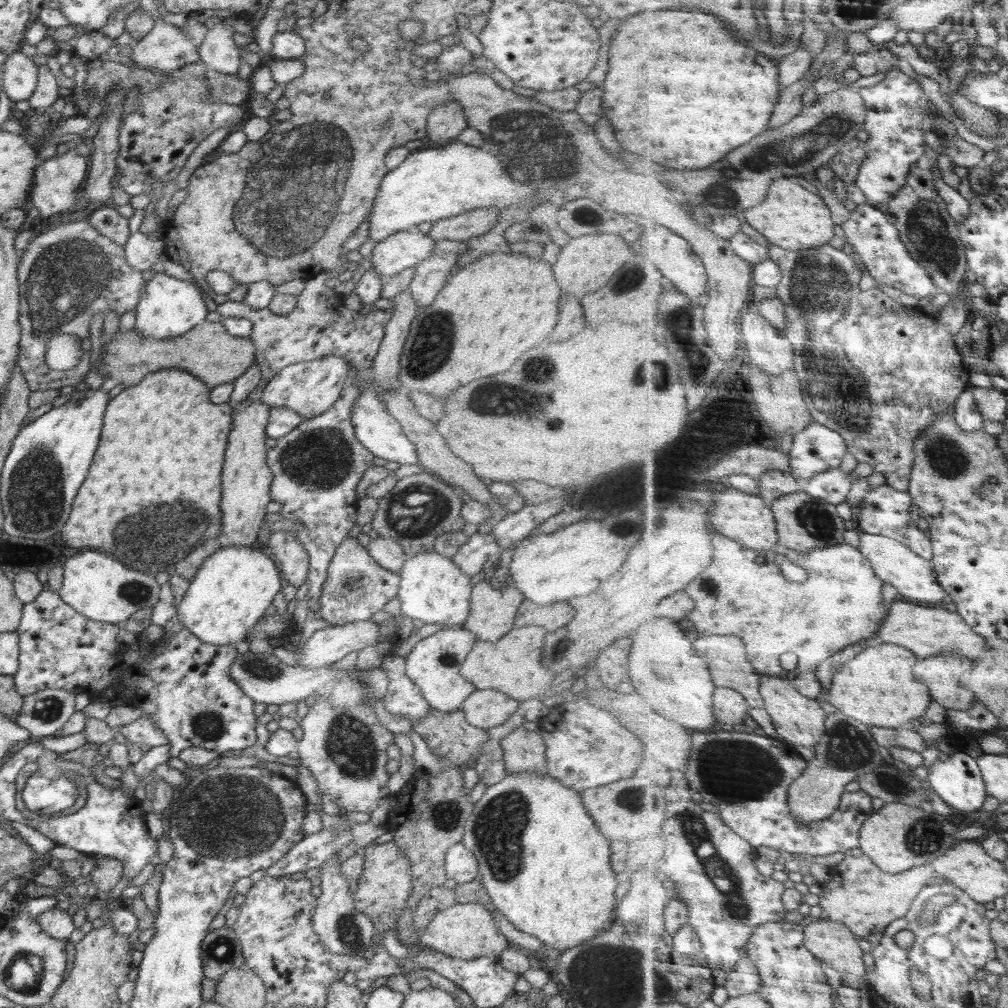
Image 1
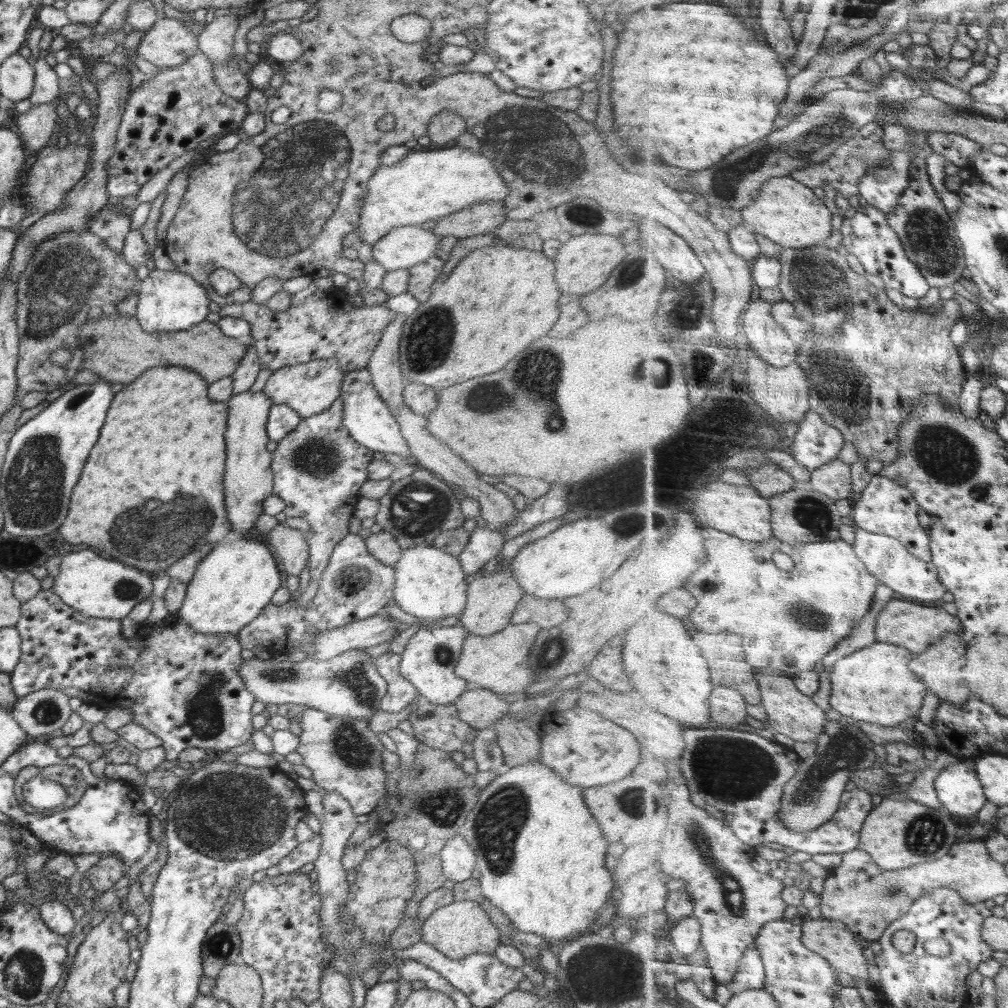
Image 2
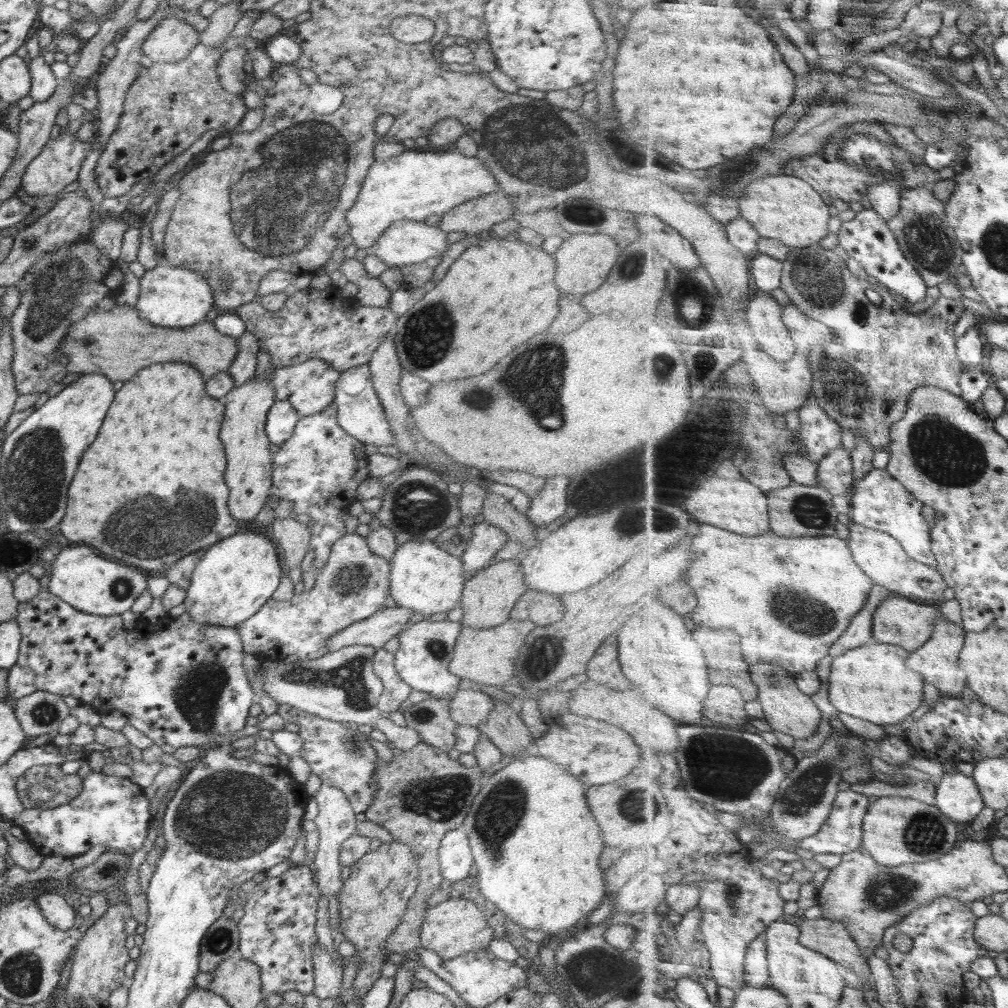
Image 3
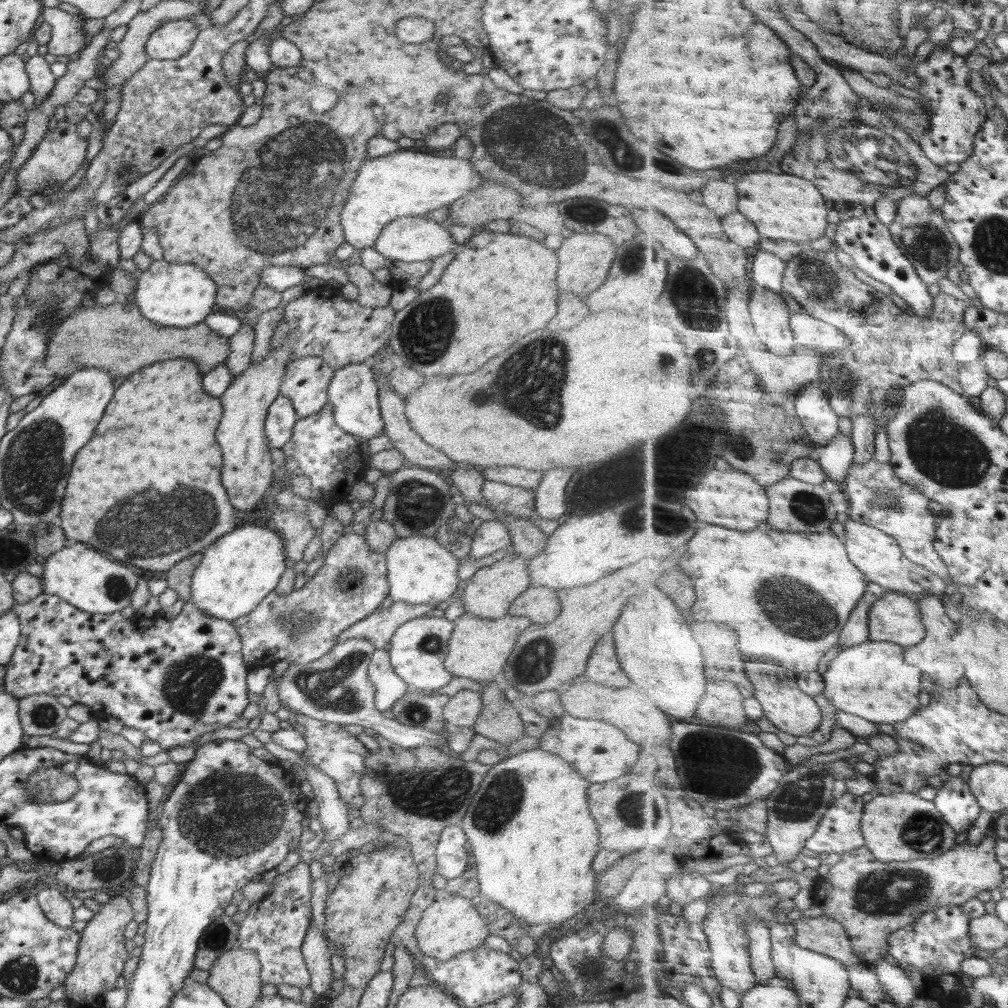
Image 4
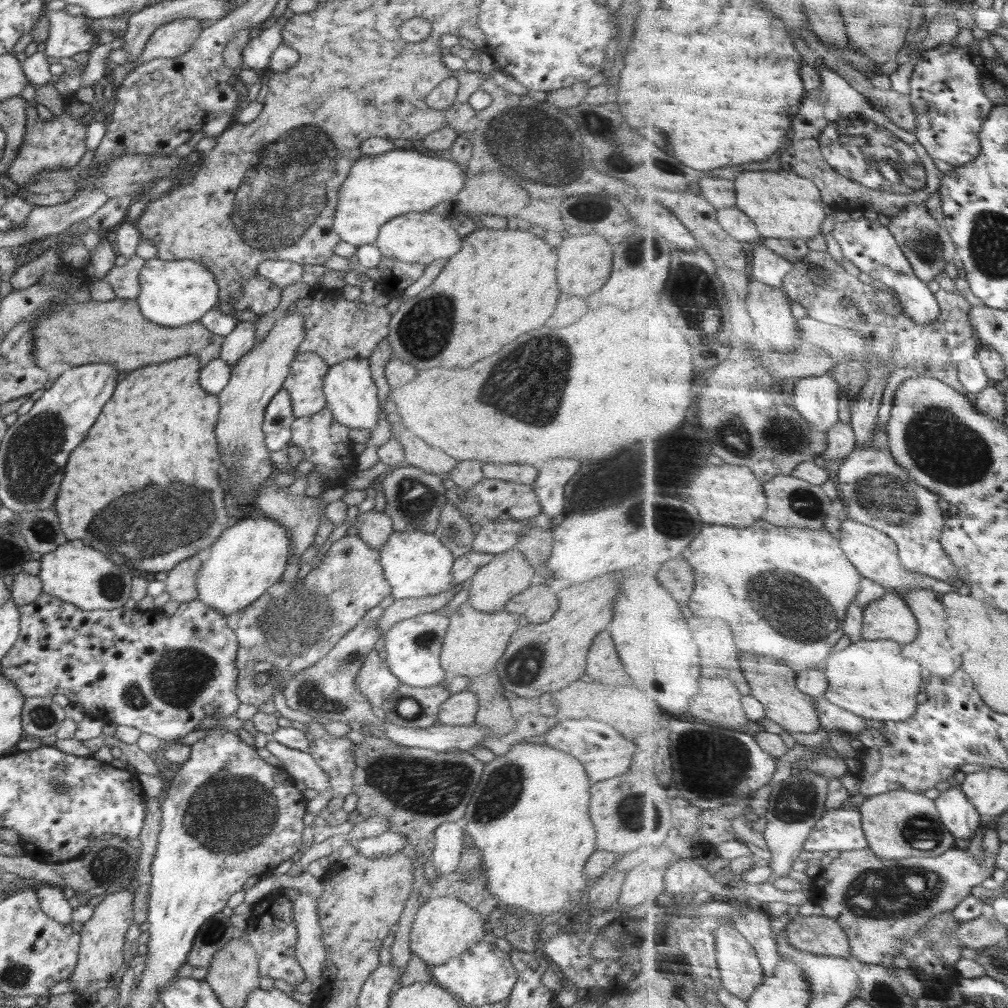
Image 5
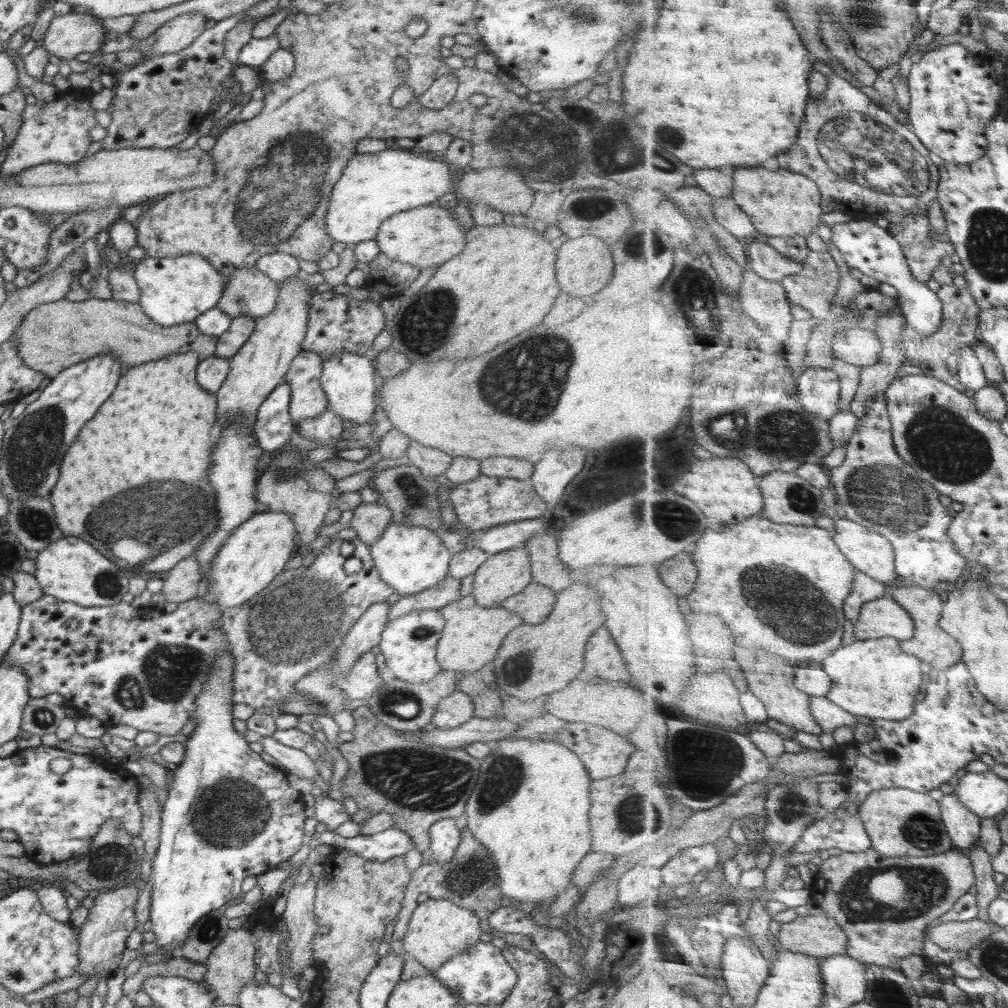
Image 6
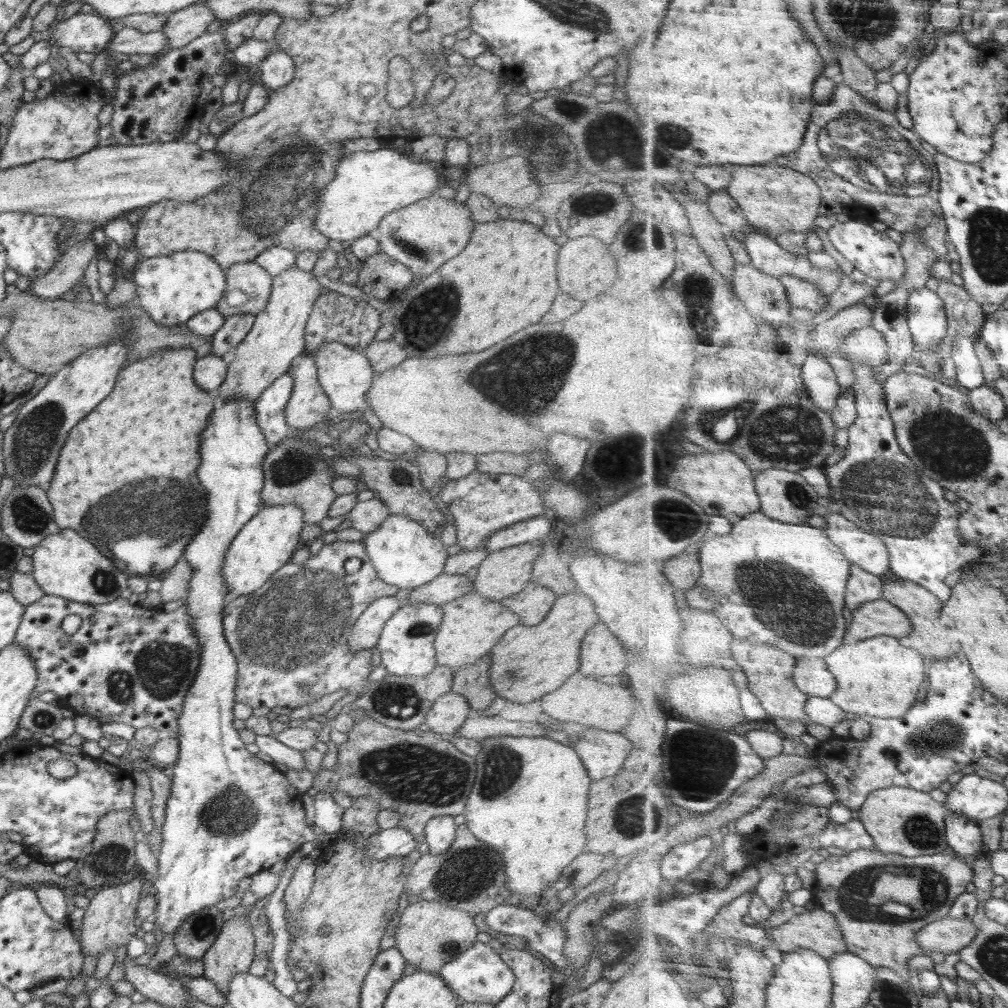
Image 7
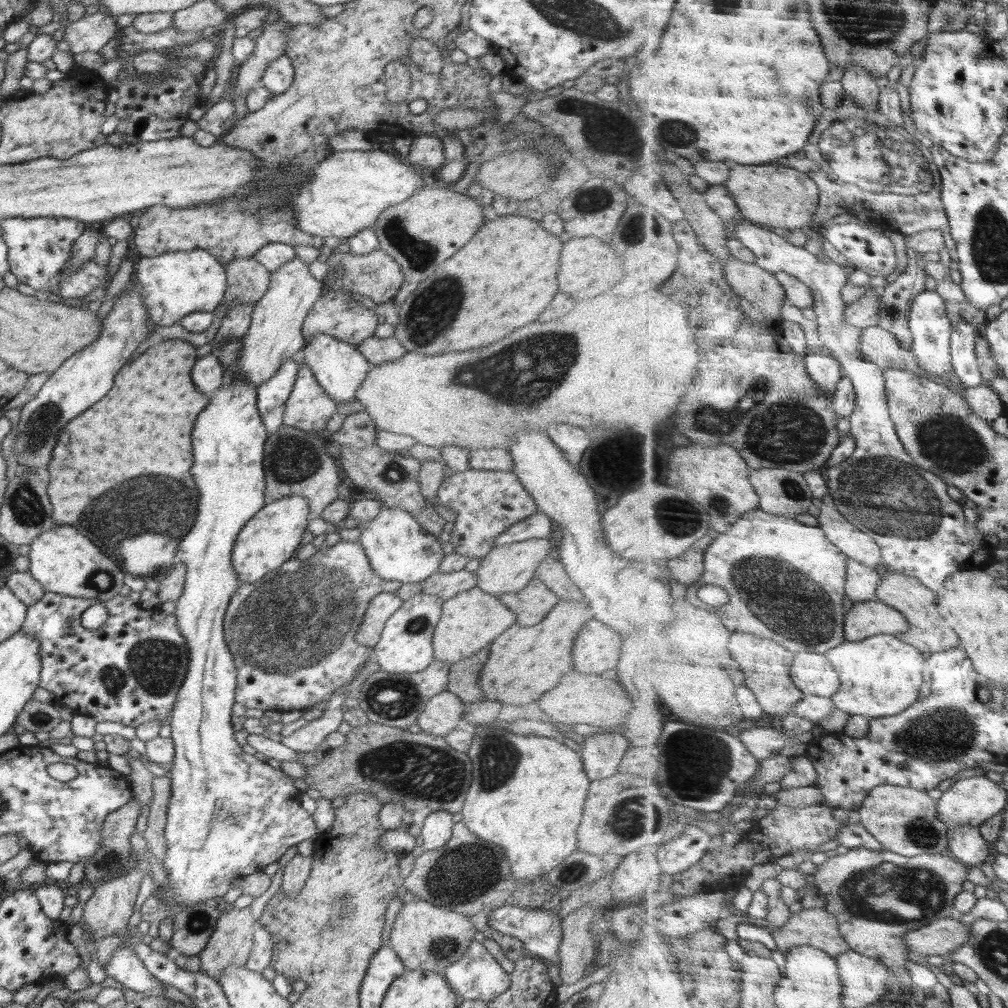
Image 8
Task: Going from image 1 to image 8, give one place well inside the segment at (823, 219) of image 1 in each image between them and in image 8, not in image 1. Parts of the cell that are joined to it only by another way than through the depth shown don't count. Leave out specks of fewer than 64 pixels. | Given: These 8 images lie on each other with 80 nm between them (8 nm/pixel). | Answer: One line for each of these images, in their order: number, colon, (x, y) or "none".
2: (787, 211)
3: (788, 208)
4: (784, 206)
5: (783, 204)
6: (781, 202)
7: (778, 199)
8: (783, 199)

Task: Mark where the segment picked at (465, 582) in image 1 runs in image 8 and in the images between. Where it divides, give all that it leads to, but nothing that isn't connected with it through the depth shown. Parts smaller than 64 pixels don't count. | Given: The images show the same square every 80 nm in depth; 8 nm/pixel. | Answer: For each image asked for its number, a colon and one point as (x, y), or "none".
2: (429, 583)
3: (427, 580)
4: (419, 571)
5: (416, 564)
6: (410, 558)
7: (404, 554)
8: (399, 549)

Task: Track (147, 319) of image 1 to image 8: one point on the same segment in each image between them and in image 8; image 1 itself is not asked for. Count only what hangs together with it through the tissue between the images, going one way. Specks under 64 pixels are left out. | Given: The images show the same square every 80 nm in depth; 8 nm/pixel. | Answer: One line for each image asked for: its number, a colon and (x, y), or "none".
2: (169, 301)
3: (171, 297)
4: (173, 295)
5: (173, 293)
6: (175, 290)
7: (171, 289)
8: (172, 285)

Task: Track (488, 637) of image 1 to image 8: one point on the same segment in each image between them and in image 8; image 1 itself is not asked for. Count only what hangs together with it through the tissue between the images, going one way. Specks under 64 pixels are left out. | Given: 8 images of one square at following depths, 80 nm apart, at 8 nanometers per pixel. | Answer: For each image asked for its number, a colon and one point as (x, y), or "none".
2: (492, 596)
3: (488, 596)
4: (487, 595)
5: (507, 574)
6: (507, 573)
7: (505, 572)
8: (508, 568)

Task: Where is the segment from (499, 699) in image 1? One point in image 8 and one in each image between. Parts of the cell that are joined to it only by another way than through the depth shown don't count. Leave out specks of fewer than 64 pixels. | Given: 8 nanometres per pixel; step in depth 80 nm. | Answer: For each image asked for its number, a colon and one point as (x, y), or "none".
2: (479, 707)
3: (469, 707)
4: (462, 709)
5: (460, 708)
6: (454, 710)
7: (449, 711)
8: (441, 713)

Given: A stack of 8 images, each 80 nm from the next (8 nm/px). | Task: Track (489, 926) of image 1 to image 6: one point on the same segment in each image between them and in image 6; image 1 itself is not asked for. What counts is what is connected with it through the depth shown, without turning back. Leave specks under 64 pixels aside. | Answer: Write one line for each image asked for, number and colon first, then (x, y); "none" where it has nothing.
2: (461, 928)
3: (457, 926)
4: (449, 926)
5: (443, 928)
6: (438, 930)

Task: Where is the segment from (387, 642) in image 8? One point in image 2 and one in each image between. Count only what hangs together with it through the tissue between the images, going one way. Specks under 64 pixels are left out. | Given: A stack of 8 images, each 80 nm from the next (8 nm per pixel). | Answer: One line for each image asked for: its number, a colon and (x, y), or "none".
2: (429, 657)
3: (425, 648)
4: (419, 646)
5: (412, 647)
6: (409, 643)
7: (406, 647)

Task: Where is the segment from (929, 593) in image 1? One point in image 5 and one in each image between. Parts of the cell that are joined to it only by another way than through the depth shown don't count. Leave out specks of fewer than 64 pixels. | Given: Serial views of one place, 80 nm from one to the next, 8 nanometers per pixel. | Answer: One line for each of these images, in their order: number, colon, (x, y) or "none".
2: (887, 557)
3: (883, 556)
4: (880, 555)
5: (878, 556)

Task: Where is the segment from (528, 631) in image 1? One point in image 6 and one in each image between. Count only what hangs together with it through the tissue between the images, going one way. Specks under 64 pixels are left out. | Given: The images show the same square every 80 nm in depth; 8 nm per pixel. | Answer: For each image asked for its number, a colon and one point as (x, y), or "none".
2: (496, 662)
3: (486, 656)
4: (478, 648)
5: (475, 641)
6: (472, 634)

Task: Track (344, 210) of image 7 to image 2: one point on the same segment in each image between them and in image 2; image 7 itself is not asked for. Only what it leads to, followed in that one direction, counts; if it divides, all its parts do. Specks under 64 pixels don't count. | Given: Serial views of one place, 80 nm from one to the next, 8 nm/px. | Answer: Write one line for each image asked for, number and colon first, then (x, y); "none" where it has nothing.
2: (425, 185)
3: (414, 185)
4: (404, 183)
5: (378, 188)
6: (373, 186)

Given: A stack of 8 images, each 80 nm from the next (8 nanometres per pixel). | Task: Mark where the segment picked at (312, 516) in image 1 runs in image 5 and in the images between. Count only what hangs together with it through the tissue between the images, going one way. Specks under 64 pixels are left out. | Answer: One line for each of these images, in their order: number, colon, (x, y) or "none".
2: (318, 468)
3: (318, 469)
4: (324, 461)
5: (325, 441)

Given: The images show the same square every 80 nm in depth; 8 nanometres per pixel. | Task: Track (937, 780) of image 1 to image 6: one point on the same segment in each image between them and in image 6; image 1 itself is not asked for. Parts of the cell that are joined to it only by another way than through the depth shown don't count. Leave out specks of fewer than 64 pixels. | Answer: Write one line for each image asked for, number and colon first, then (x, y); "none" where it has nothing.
2: (960, 788)
3: (960, 797)
4: (961, 808)
5: (961, 816)
6: (965, 827)

